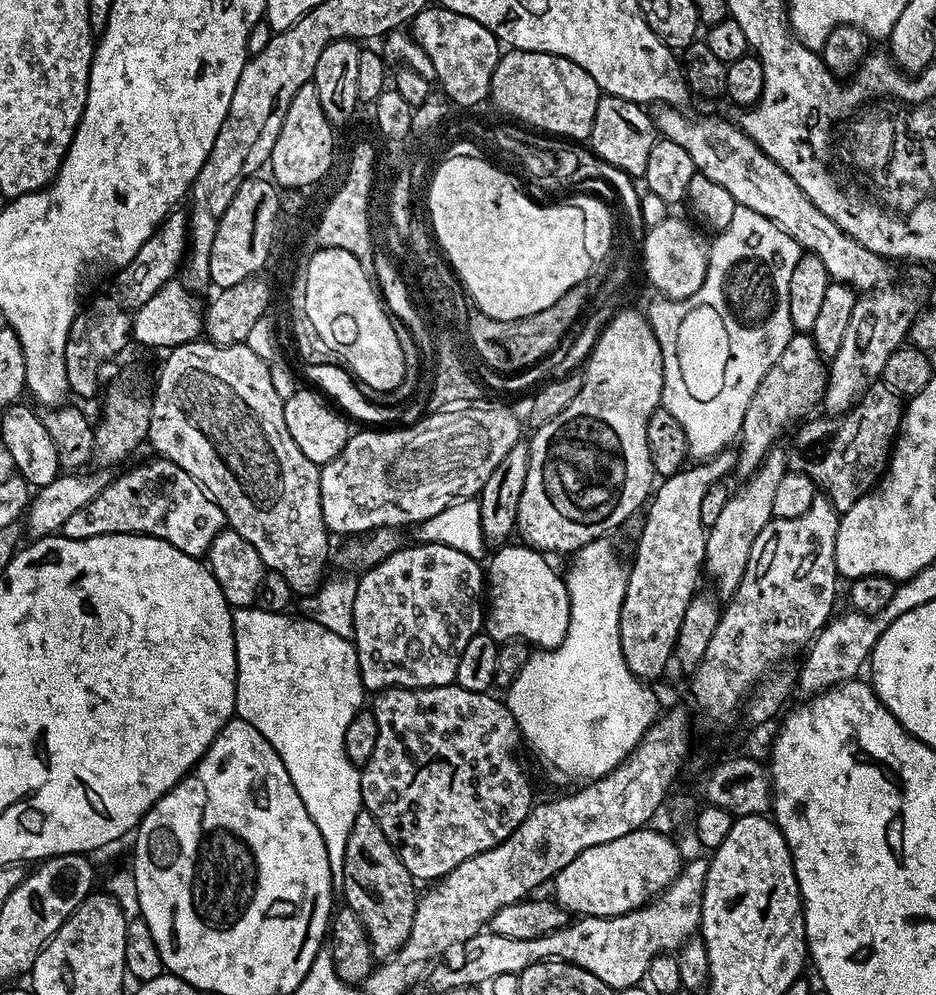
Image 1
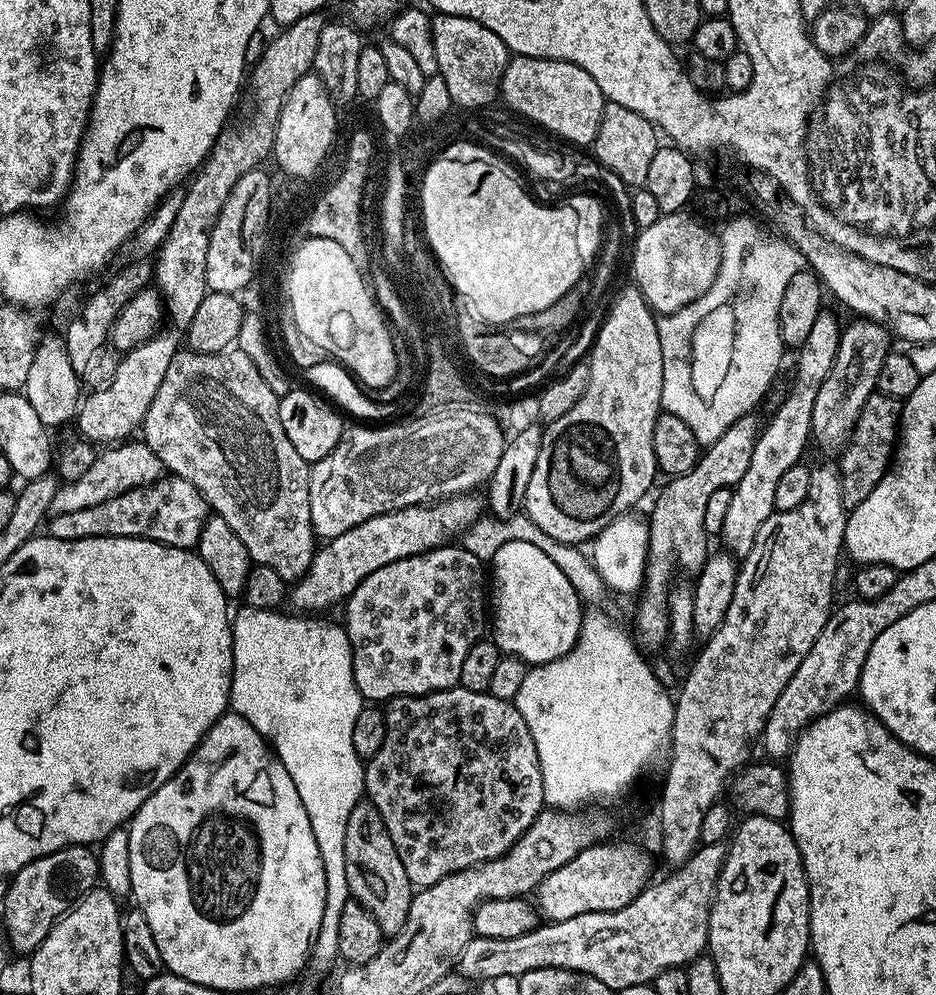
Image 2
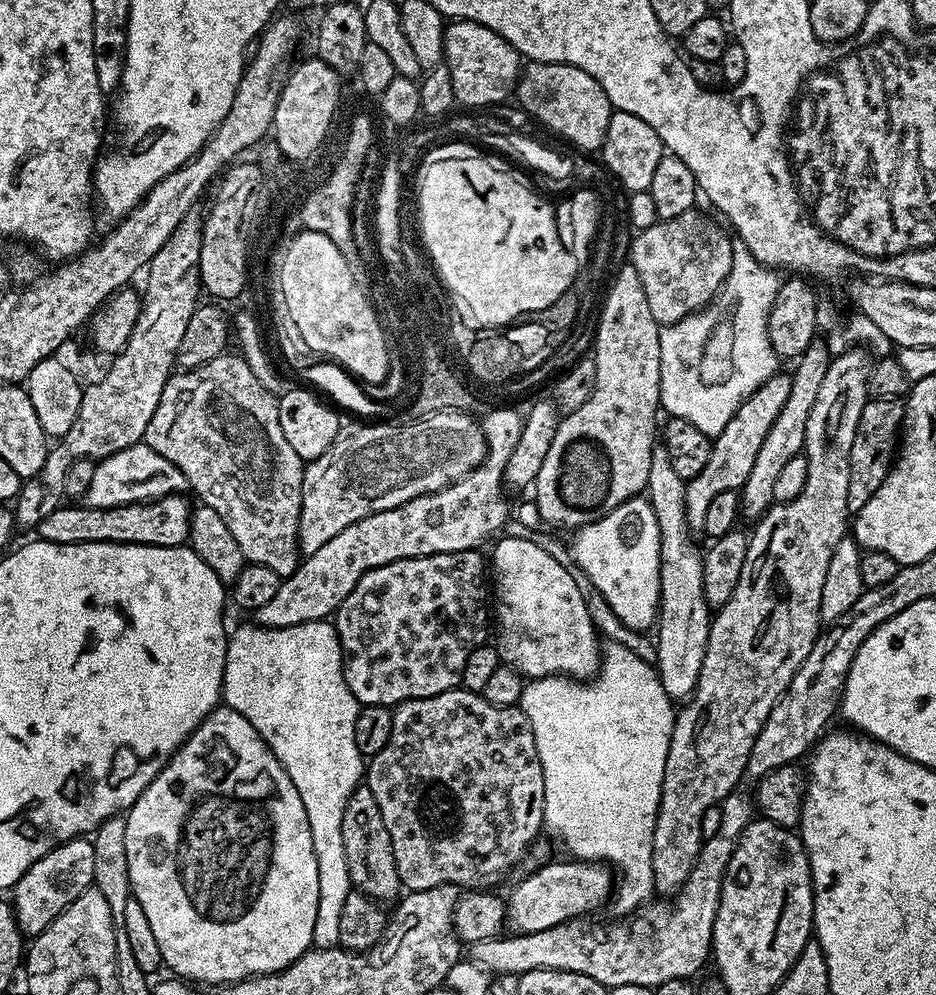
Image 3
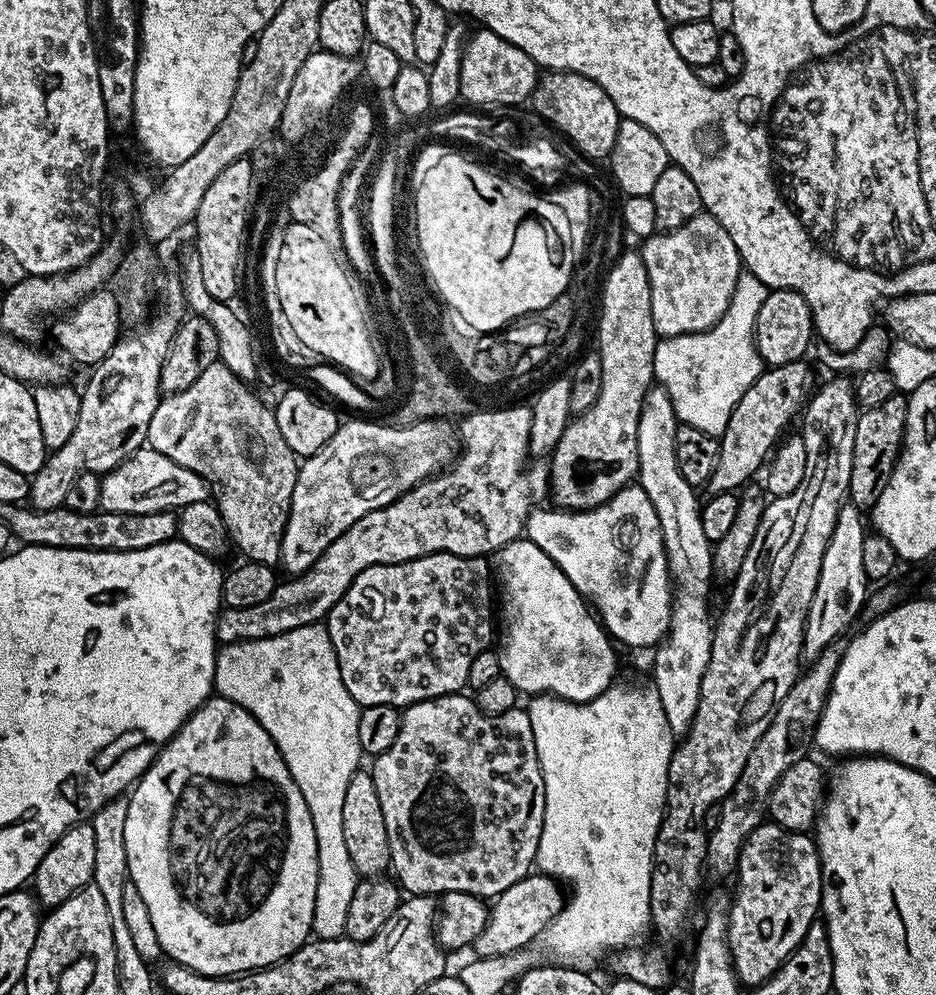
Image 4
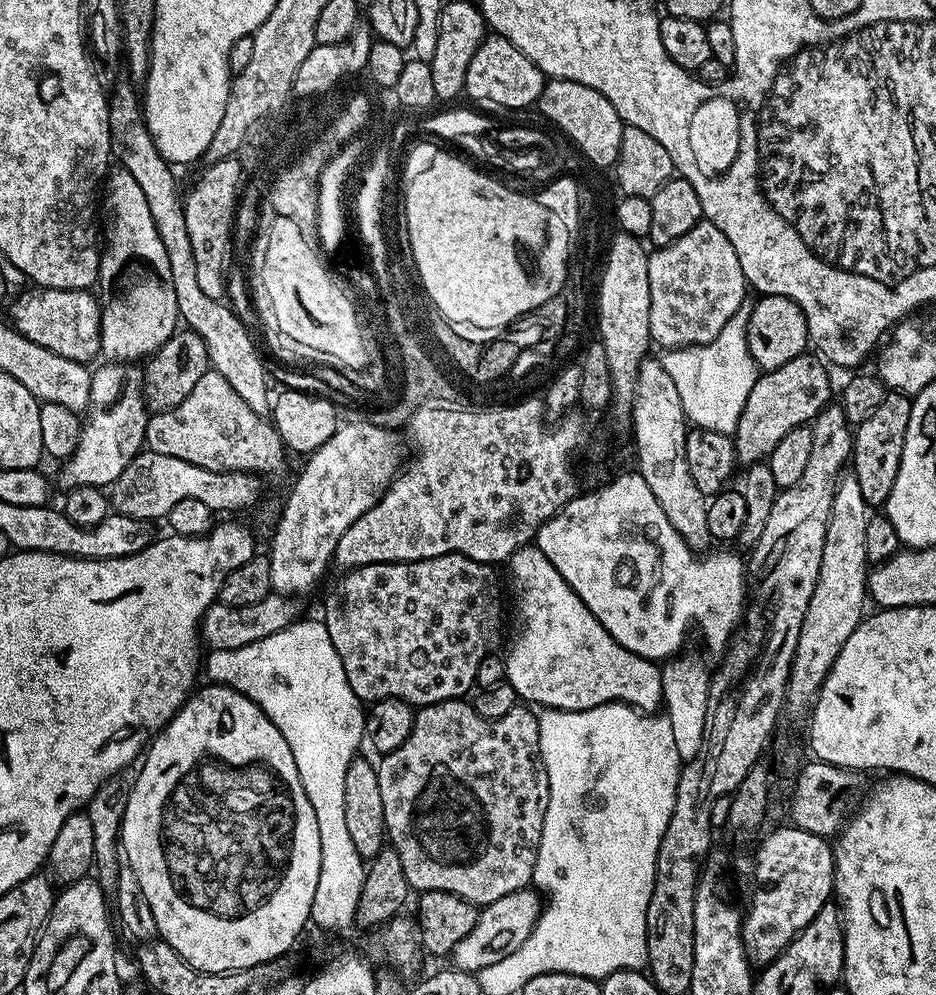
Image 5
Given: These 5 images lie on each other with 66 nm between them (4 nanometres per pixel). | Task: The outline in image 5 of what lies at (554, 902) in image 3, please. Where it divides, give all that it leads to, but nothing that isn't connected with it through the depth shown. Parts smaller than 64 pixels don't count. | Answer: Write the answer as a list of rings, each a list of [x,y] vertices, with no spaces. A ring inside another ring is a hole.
[[[531,887],[520,888],[517,892],[498,898],[498,902],[483,905],[474,922],[474,930],[470,930],[470,934],[466,934],[466,938],[452,948],[450,960],[456,963],[453,965],[459,971],[473,974],[481,972],[486,966],[494,966],[494,962],[502,962],[506,954],[514,954],[514,950],[518,950],[518,946],[530,938],[541,911],[541,897]]]

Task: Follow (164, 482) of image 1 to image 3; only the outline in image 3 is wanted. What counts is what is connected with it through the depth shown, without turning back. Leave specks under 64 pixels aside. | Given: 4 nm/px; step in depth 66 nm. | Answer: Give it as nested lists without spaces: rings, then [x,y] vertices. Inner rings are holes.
[[[180,494],[163,496],[157,500],[148,500],[145,504],[127,504],[121,508],[67,508],[61,506],[54,514],[42,518],[38,529],[39,539],[59,544],[81,544],[82,542],[114,542],[115,544],[149,544],[150,546],[166,546],[167,548],[181,547],[188,539],[190,522],[192,521],[193,505],[184,501]]]

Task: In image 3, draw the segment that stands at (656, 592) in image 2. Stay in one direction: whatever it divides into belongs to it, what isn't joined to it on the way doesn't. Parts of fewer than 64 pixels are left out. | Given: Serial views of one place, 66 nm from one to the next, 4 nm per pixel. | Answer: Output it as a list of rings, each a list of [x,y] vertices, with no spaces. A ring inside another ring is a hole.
[[[777,374],[762,382],[762,386],[758,386],[758,390],[754,390],[754,394],[750,394],[750,398],[746,398],[746,402],[738,406],[734,418],[726,422],[726,430],[722,430],[722,434],[713,439],[710,462],[706,462],[705,469],[684,485],[686,518],[693,533],[703,533],[706,510],[710,507],[710,498],[714,498],[714,494],[737,491],[743,488],[746,478],[750,478],[754,458],[758,458],[758,450],[762,447],[770,426],[774,426],[774,418],[778,418],[778,410],[786,406],[786,398],[790,398],[791,386],[792,378],[788,374],[784,376]]]

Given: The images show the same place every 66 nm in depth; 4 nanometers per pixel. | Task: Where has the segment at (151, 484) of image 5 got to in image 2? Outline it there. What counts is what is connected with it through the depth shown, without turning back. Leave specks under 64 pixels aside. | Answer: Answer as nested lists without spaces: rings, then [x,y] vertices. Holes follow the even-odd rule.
[[[120,442],[115,446],[108,446],[97,455],[94,466],[78,478],[78,482],[69,484],[61,483],[54,494],[52,503],[52,516],[60,514],[74,514],[78,510],[86,510],[90,506],[98,506],[98,502],[106,502],[126,490],[141,488],[147,484],[153,484],[165,475],[166,469],[163,462],[150,450],[150,446],[143,442]]]

